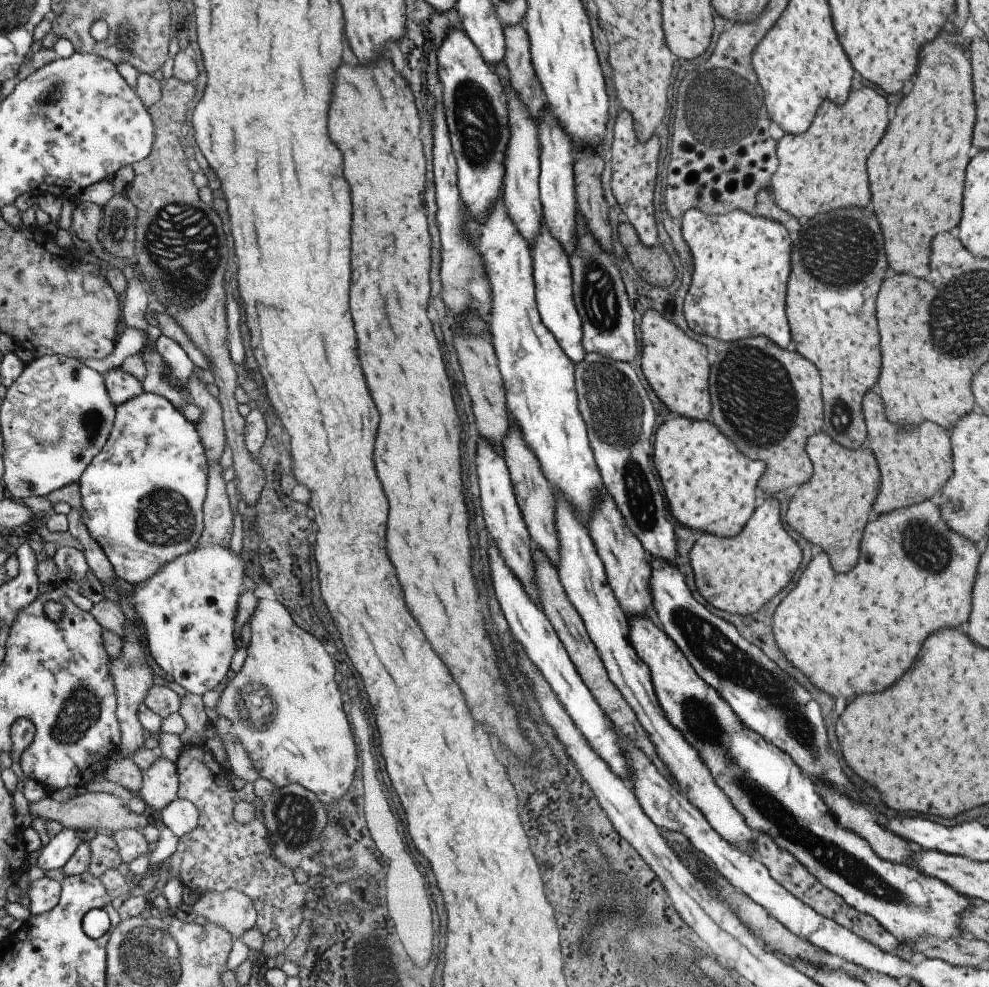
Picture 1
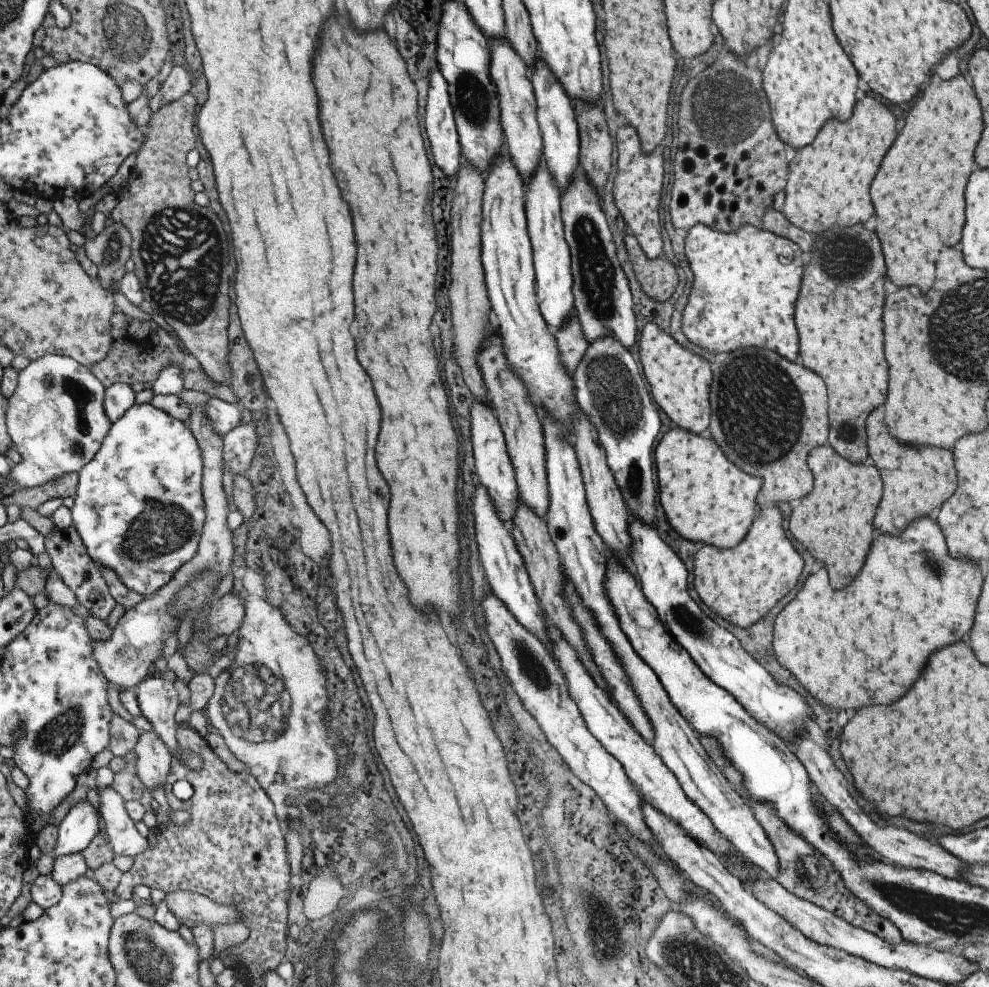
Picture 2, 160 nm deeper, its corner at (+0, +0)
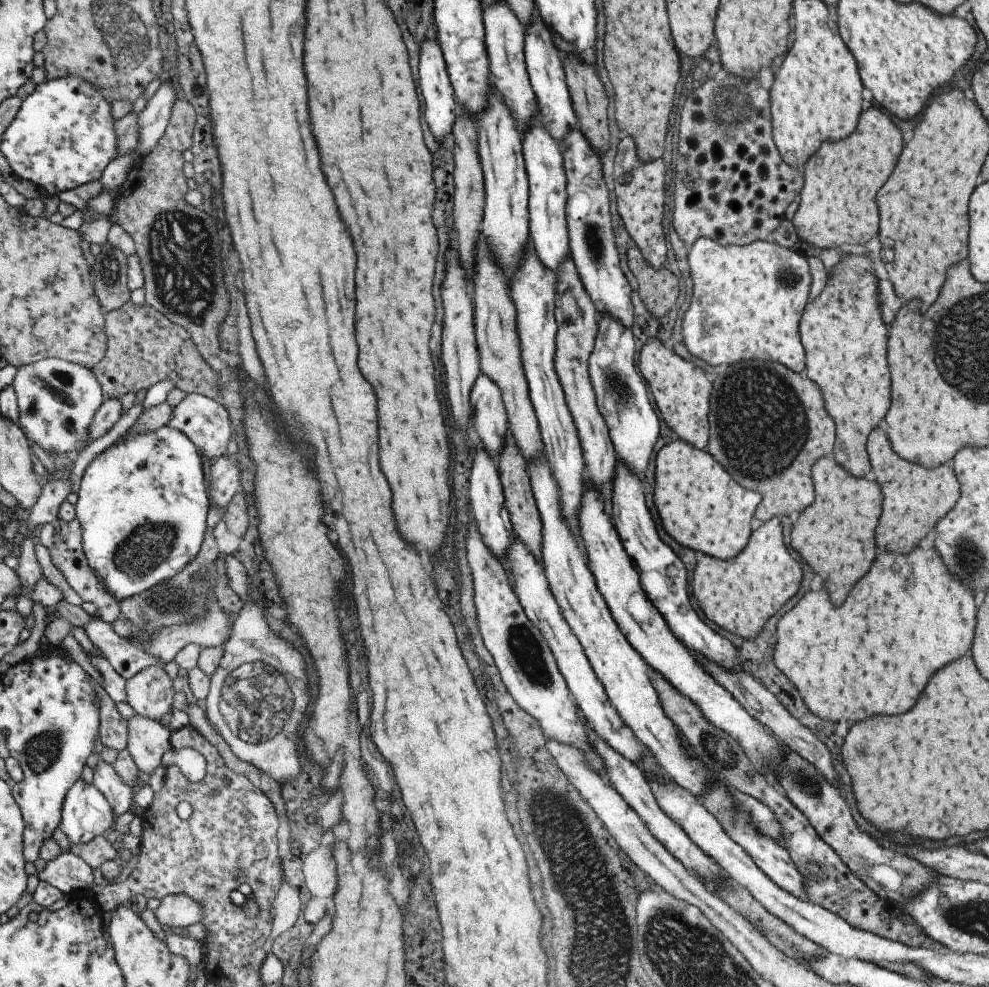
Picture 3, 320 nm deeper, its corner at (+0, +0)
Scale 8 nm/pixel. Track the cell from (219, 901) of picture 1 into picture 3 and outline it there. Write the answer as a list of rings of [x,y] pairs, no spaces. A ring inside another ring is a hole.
[[[181,893],[165,895],[153,912],[160,926],[170,929],[184,929],[189,924],[200,922],[202,917],[200,906]]]

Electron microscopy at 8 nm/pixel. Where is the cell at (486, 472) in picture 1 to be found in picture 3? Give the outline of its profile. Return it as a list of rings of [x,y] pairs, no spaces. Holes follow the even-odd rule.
[[[480,373],[472,384],[469,402],[472,410],[471,433],[496,458],[508,432],[500,390],[486,374]]]

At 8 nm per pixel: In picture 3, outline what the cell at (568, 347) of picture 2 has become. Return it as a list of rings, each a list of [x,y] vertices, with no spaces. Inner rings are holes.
[[[565,257],[556,268],[556,283],[554,288],[554,319],[557,325],[556,335],[554,338],[554,369],[557,375],[558,381],[560,382],[564,399],[569,409],[570,415],[572,416],[579,444],[582,448],[582,457],[584,460],[584,475],[592,484],[594,489],[597,489],[600,493],[602,492],[603,484],[612,478],[614,475],[614,464],[616,456],[614,452],[614,446],[612,445],[608,428],[606,427],[604,418],[599,412],[595,395],[588,377],[587,359],[593,350],[594,340],[597,334],[598,326],[598,312],[596,311],[593,301],[589,298],[587,291],[582,285],[581,279],[579,278],[576,266],[572,261],[572,258]]]

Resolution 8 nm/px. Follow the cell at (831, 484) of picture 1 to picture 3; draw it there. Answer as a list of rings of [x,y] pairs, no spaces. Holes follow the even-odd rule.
[[[829,455],[813,464],[811,478],[815,500],[795,520],[791,528],[791,548],[819,578],[823,578],[831,604],[841,606],[851,590],[851,584],[869,570],[871,560],[875,558],[873,530],[881,514],[881,492],[875,482],[851,478]]]

